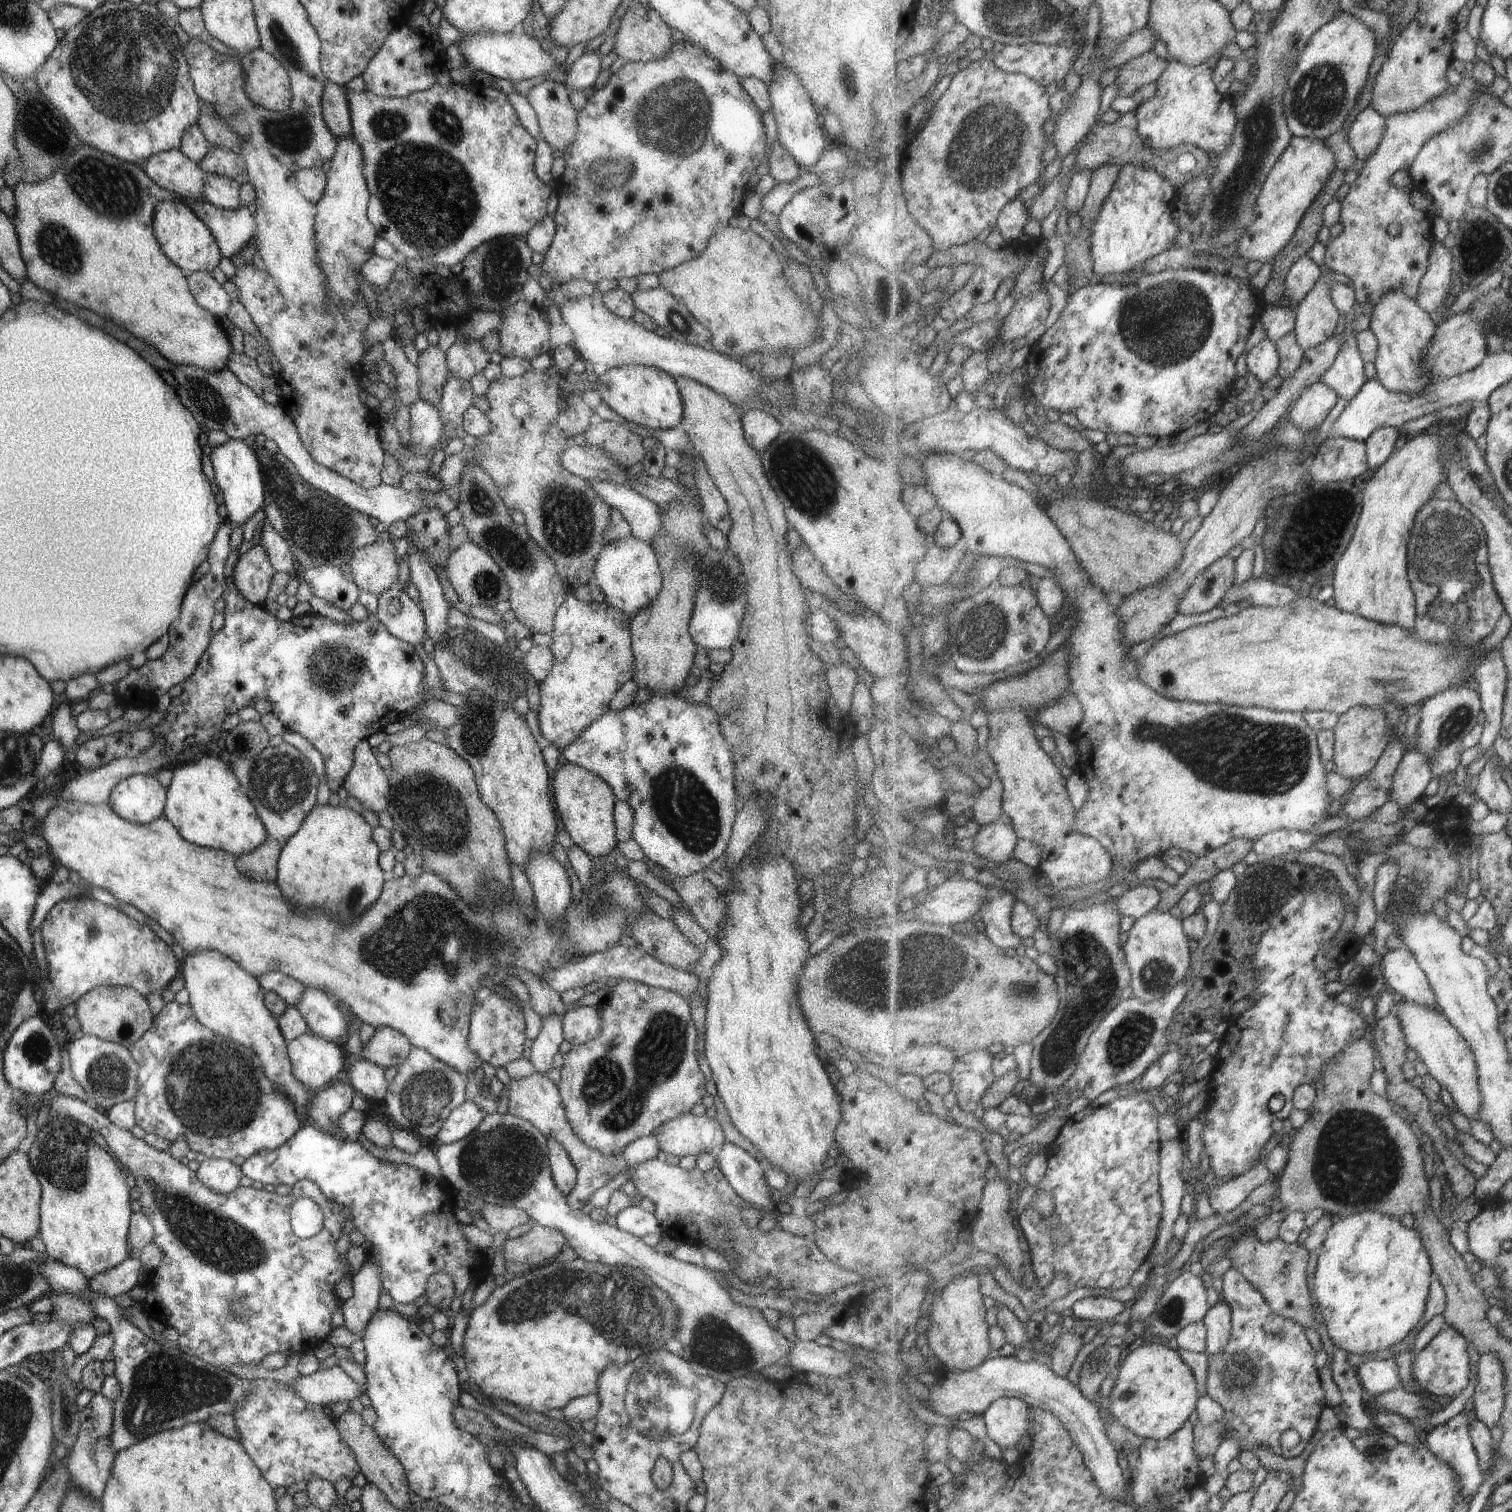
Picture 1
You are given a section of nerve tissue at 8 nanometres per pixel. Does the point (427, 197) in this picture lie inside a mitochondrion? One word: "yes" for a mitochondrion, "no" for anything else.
yes

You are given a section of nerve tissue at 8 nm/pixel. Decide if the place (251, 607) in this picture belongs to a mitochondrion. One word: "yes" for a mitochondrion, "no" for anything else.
no

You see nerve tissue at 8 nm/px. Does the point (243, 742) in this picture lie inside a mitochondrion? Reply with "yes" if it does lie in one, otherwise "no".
yes

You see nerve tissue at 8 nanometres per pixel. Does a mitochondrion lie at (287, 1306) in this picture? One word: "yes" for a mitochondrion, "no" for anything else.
no

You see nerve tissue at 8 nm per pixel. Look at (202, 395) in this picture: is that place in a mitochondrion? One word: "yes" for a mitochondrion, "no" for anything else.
yes

